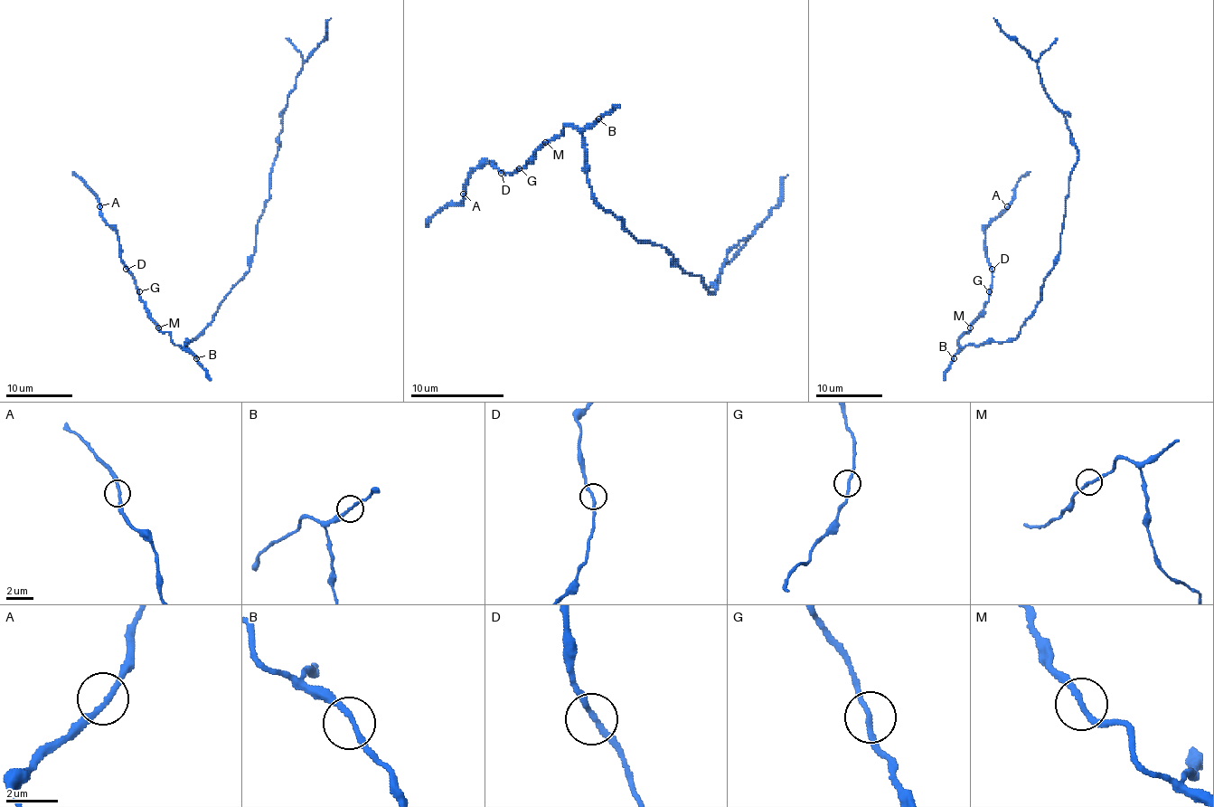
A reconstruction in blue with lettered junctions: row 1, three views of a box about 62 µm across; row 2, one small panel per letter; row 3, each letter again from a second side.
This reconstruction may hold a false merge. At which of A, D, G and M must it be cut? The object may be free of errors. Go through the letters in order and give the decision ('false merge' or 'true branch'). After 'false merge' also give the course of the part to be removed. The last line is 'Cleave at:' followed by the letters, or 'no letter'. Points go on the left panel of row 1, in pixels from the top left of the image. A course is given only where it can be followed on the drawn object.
A: true branch
D: true branch
G: true branch
M: true branch
Cleave at: no letter

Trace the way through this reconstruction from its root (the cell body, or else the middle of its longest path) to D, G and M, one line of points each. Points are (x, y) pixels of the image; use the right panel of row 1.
D: (1039, 301), (1015, 338), (958, 345), (960, 337), (989, 300), (992, 269)
G: (1039, 301), (1015, 338), (958, 345), (960, 337), (989, 300), (989, 291)
M: (1039, 301), (1021, 328), (1021, 333), (1011, 340), (958, 345), (960, 337), (970, 327)

